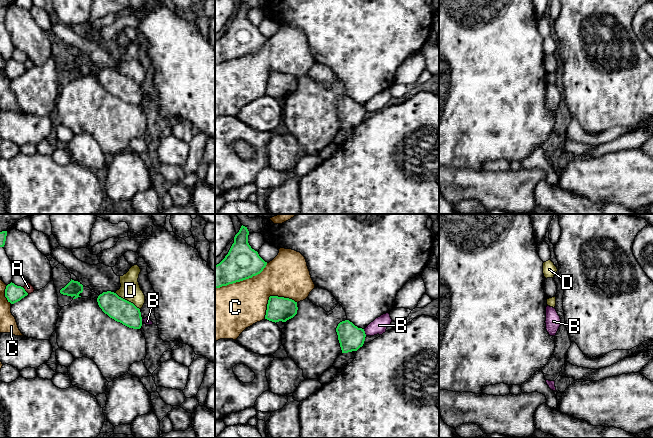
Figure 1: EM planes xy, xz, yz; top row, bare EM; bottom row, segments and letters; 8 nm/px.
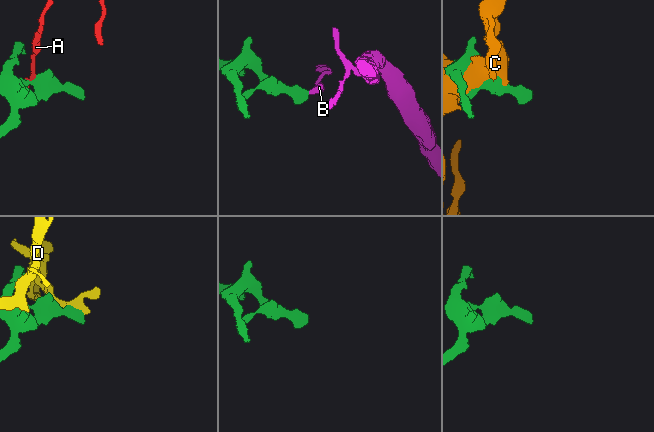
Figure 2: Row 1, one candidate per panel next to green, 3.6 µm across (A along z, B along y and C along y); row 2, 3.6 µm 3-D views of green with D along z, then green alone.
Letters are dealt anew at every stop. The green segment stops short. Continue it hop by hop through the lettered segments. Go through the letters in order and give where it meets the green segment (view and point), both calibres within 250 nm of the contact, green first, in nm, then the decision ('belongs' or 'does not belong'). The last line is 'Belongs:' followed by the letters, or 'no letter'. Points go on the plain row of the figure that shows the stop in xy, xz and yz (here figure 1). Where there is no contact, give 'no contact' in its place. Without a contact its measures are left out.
A: xy (24, 66) | 140/70 nm | does not belong
B: xz (364, 108) | 200/120 nm | does not belong
C: xz (242, 56) | 280/380 nm | does not belong
D: xy (126, 76) | 190/170 nm | does not belong
Belongs: no letter

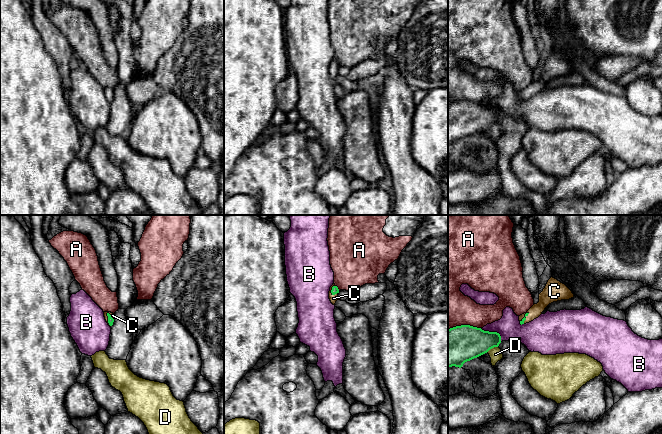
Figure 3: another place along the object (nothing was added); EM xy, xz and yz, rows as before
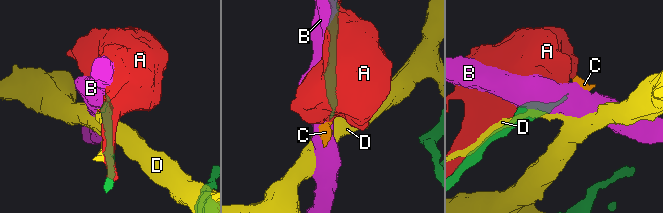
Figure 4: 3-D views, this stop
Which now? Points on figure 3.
A: yz (464, 101) | 300/320 nm | does not belong
B: yz (493, 108) | 280/190 nm | does not belong
C: yz (525, 94) | 30/120 nm | belongs
D: yz (492, 123) | 300/100 nm | does not belong
Belongs: C

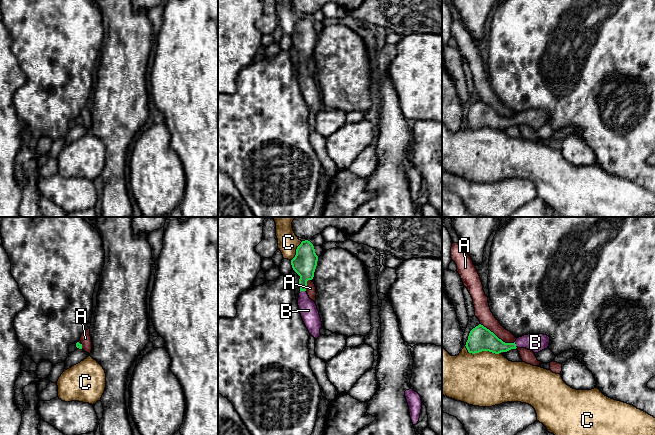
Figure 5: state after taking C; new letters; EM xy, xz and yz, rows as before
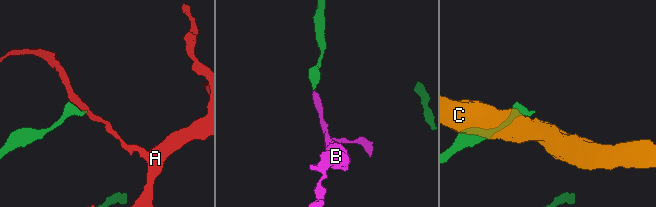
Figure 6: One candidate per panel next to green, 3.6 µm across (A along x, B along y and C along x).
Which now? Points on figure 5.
A: yz (496, 112) | 200/130 nm | does not belong
B: xz (302, 66) | 200/140 nm | belongs
C: yz (481, 127) | 200/440 nm | does not belong
Belongs: B

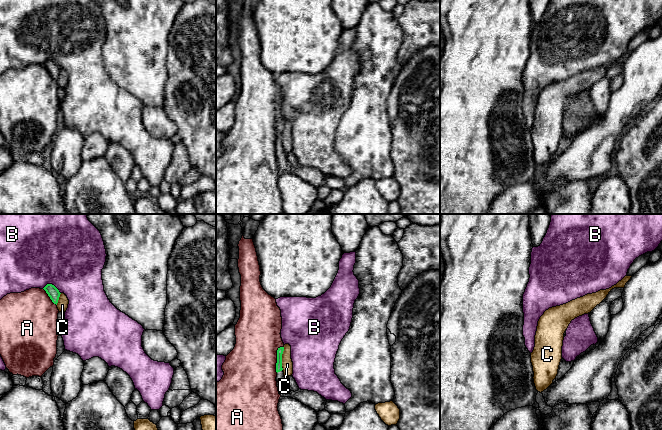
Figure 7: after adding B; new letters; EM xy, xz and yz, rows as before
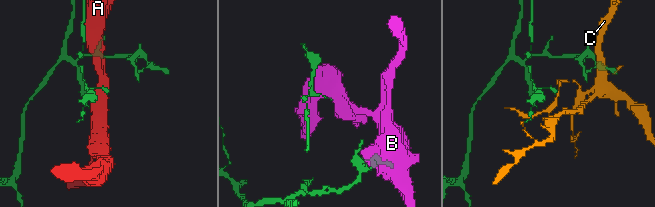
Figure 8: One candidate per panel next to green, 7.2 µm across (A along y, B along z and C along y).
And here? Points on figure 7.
A: xz (277, 134) | 50/420 nm | does not belong
B: xy (51, 60) | 90/500 nm | does not belong
C: xz (281, 134) | 50/90 nm | does not belong
Belongs: no letter

